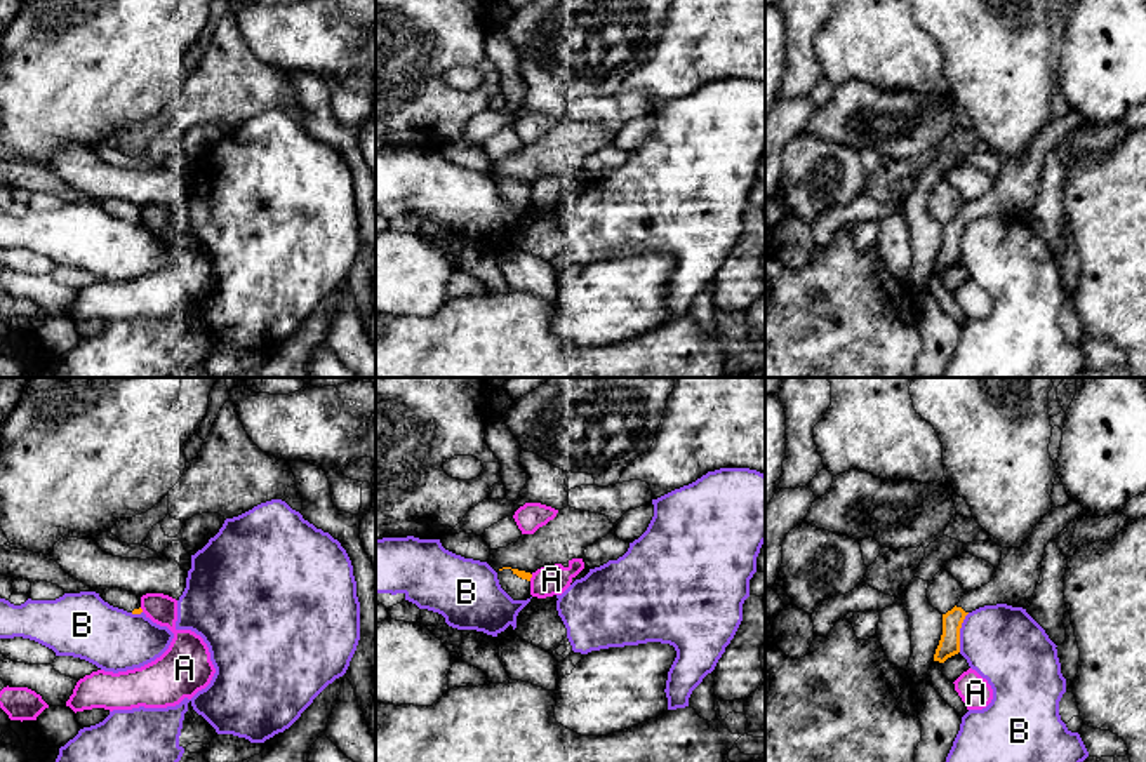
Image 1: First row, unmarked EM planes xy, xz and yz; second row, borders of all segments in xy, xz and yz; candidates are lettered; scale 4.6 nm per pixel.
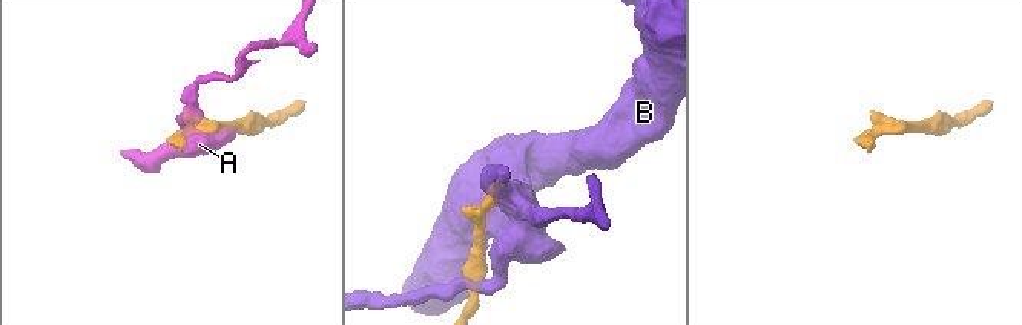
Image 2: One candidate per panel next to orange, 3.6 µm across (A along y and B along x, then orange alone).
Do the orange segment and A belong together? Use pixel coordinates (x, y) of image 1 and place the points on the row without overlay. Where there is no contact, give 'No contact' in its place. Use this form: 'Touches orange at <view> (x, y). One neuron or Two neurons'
Touches orange at xz (531, 187). Two neurons

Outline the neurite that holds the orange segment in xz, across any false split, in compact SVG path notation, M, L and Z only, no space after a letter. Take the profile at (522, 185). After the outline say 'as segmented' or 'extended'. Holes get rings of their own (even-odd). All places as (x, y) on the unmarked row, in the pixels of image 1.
M503 177L497 183L497 190L501 198L513 209L513 211L527 211L530 209L530 183Z; extended

